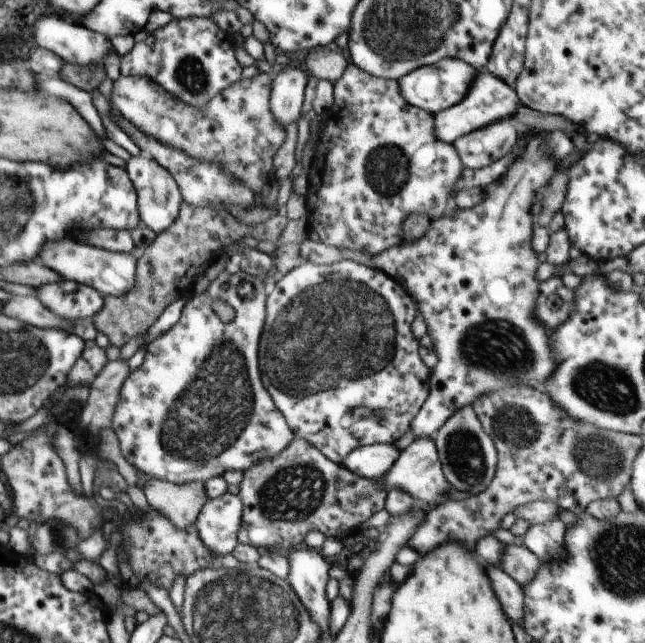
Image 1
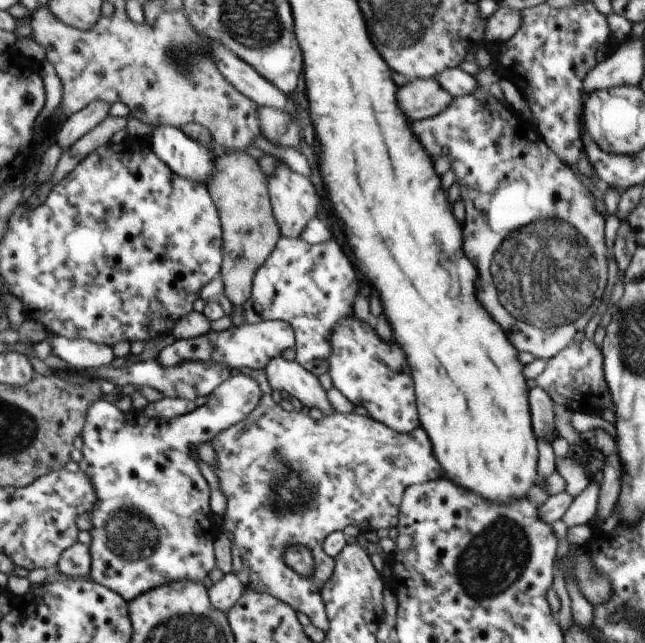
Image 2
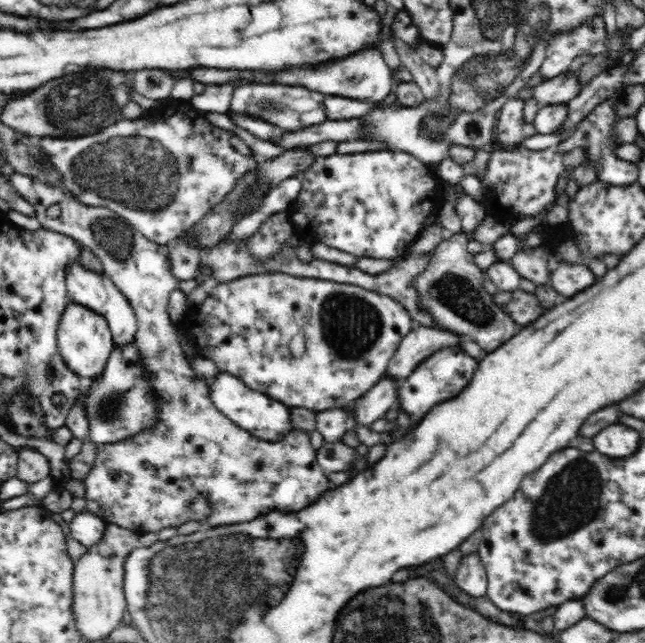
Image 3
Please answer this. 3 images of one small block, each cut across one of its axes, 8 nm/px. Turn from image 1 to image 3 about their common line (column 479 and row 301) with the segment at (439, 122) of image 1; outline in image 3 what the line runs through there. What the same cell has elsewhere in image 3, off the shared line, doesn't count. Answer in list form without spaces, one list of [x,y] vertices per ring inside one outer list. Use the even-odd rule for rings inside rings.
[[[74,261],[65,268],[65,285],[72,303],[86,306],[87,309],[94,310],[94,313],[102,315],[108,321],[114,346],[121,347],[135,340],[137,320],[134,310],[122,291],[103,272],[94,272],[78,261]]]

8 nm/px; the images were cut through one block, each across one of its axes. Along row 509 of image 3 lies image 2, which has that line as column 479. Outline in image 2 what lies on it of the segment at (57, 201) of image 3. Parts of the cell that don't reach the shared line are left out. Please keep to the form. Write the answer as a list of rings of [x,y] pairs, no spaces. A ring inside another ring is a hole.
[[[481,86],[472,94],[454,97],[438,116],[410,122],[410,130],[432,160],[440,156],[450,160],[450,168],[460,184],[466,206],[462,248],[478,270],[478,302],[498,322],[516,350],[530,352],[536,359],[554,358],[578,338],[578,332],[584,331],[604,298],[608,252],[604,242],[605,218],[596,210],[596,198],[578,174],[558,160],[539,129]]]

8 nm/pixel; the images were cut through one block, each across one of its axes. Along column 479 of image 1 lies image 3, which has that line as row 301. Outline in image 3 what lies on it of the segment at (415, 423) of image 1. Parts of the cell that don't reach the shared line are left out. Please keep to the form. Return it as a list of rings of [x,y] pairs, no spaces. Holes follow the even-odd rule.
[[[286,273],[253,274],[218,283],[199,306],[189,306],[178,323],[196,345],[196,355],[213,360],[220,371],[244,381],[289,407],[313,411],[342,409],[351,406],[370,387],[385,376],[398,345],[414,327],[410,313],[389,296],[361,286],[330,280],[290,276]],[[294,336],[304,336],[304,352],[296,358],[290,351]]]

